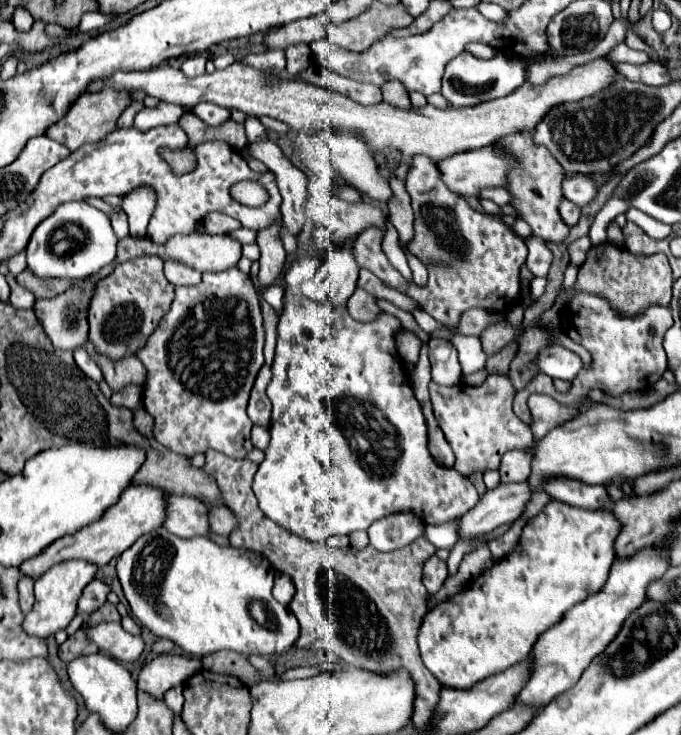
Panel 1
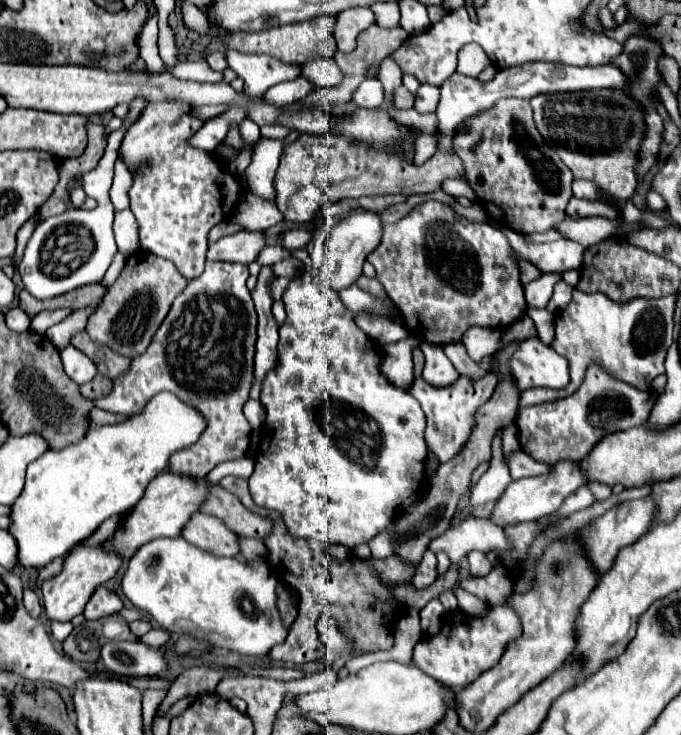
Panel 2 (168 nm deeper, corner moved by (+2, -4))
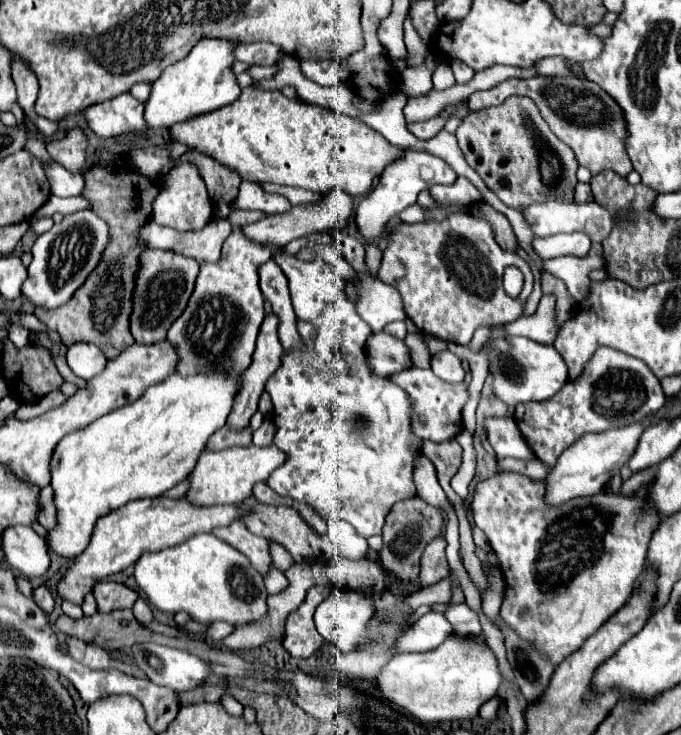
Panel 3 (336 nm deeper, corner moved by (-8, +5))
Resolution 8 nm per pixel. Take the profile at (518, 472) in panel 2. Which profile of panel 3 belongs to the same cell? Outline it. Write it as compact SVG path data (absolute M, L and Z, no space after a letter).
M492 417L484 421L484 433L488 443L496 453L496 461L506 457L516 459L532 459L534 453L526 445L520 429L510 417Z

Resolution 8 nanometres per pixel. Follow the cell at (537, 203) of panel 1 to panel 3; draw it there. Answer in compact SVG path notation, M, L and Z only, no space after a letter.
M510 97L504 101L504 105L470 111L464 117L464 123L456 131L458 145L468 161L468 165L484 179L486 187L496 193L496 197L514 209L526 209L530 203L542 203L542 201L572 201L574 187L578 183L576 179L576 157L568 145L564 145L546 125L542 119L538 107L528 97Z

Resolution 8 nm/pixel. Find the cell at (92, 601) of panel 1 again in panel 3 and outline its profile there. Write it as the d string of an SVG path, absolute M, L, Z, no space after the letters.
M100 581L94 585L94 595L98 601L98 611L100 613L110 613L116 609L126 609L132 607L138 599L138 593L132 591L130 587L114 581Z

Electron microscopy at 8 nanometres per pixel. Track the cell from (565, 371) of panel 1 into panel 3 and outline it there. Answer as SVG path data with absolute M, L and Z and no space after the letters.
M508 337L488 341L482 349L488 351L488 373L492 375L494 397L506 403L506 407L514 409L518 403L544 401L558 393L568 379L568 367L552 345L542 345L524 337Z

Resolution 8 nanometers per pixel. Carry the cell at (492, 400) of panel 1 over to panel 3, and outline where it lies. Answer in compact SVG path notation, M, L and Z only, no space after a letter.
M404 369L396 375L390 377L390 381L396 381L396 385L400 385L400 389L404 389L408 393L408 397L412 397L414 405L412 405L412 433L416 433L416 437L422 437L422 441L430 439L430 441L448 441L452 437L456 437L462 431L462 409L468 401L468 387L466 383L462 385L462 391L458 393L458 383L444 383L440 381L432 369Z

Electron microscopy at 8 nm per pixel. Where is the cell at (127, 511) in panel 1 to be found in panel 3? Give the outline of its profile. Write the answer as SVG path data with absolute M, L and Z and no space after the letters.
M276 445L268 447L230 447L222 451L204 451L190 475L190 491L188 499L196 505L222 505L222 503L242 503L256 483L264 483L270 473L286 461L284 451L276 449Z

